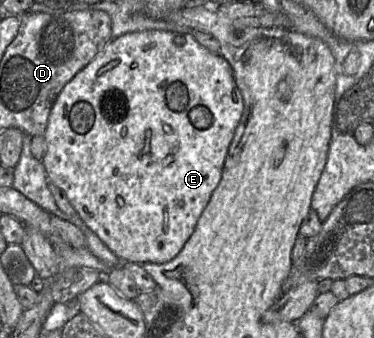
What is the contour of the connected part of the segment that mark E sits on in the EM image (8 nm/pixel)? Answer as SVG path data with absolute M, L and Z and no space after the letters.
M164 30L126 33L106 47L66 84L54 103L44 133L46 153L42 159L49 182L63 190L80 216L101 241L122 261L163 264L176 257L193 234L197 222L218 186L230 143L244 110L242 95L231 66L219 53L201 46L191 34Z

